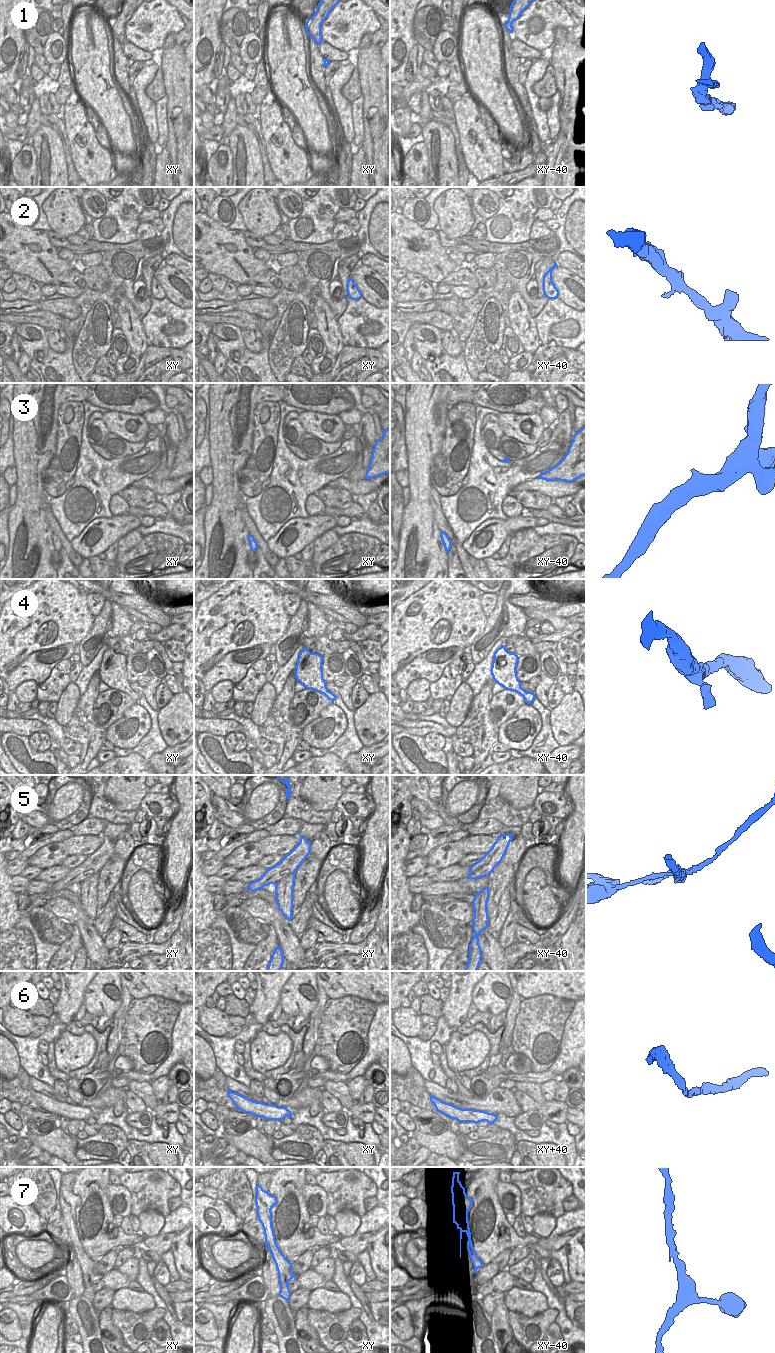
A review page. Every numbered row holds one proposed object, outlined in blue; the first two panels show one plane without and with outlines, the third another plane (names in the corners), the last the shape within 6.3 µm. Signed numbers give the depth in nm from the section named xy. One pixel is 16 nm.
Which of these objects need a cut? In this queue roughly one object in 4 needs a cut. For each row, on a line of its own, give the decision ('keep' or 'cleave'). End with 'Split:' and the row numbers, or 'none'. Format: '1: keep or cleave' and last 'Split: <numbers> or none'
1: cleave
2: keep
3: keep
4: keep
5: cleave
6: keep
7: keep
Split: 1, 5

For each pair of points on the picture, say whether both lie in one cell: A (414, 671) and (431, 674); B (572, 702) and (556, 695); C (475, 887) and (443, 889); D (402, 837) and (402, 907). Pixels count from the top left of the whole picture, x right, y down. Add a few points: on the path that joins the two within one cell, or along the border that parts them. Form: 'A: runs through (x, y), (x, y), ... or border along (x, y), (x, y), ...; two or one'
A: runs through (418, 671), (427, 671); one
B: border along (564, 695), (561, 701), (551, 709); two
C: runs through (467, 887), (451, 887); one
D: runs through (400, 854), (400, 890); one

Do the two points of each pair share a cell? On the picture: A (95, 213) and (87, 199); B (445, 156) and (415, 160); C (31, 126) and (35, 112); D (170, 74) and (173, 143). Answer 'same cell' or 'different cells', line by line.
A: same cell
B: different cells
C: same cell
D: same cell

